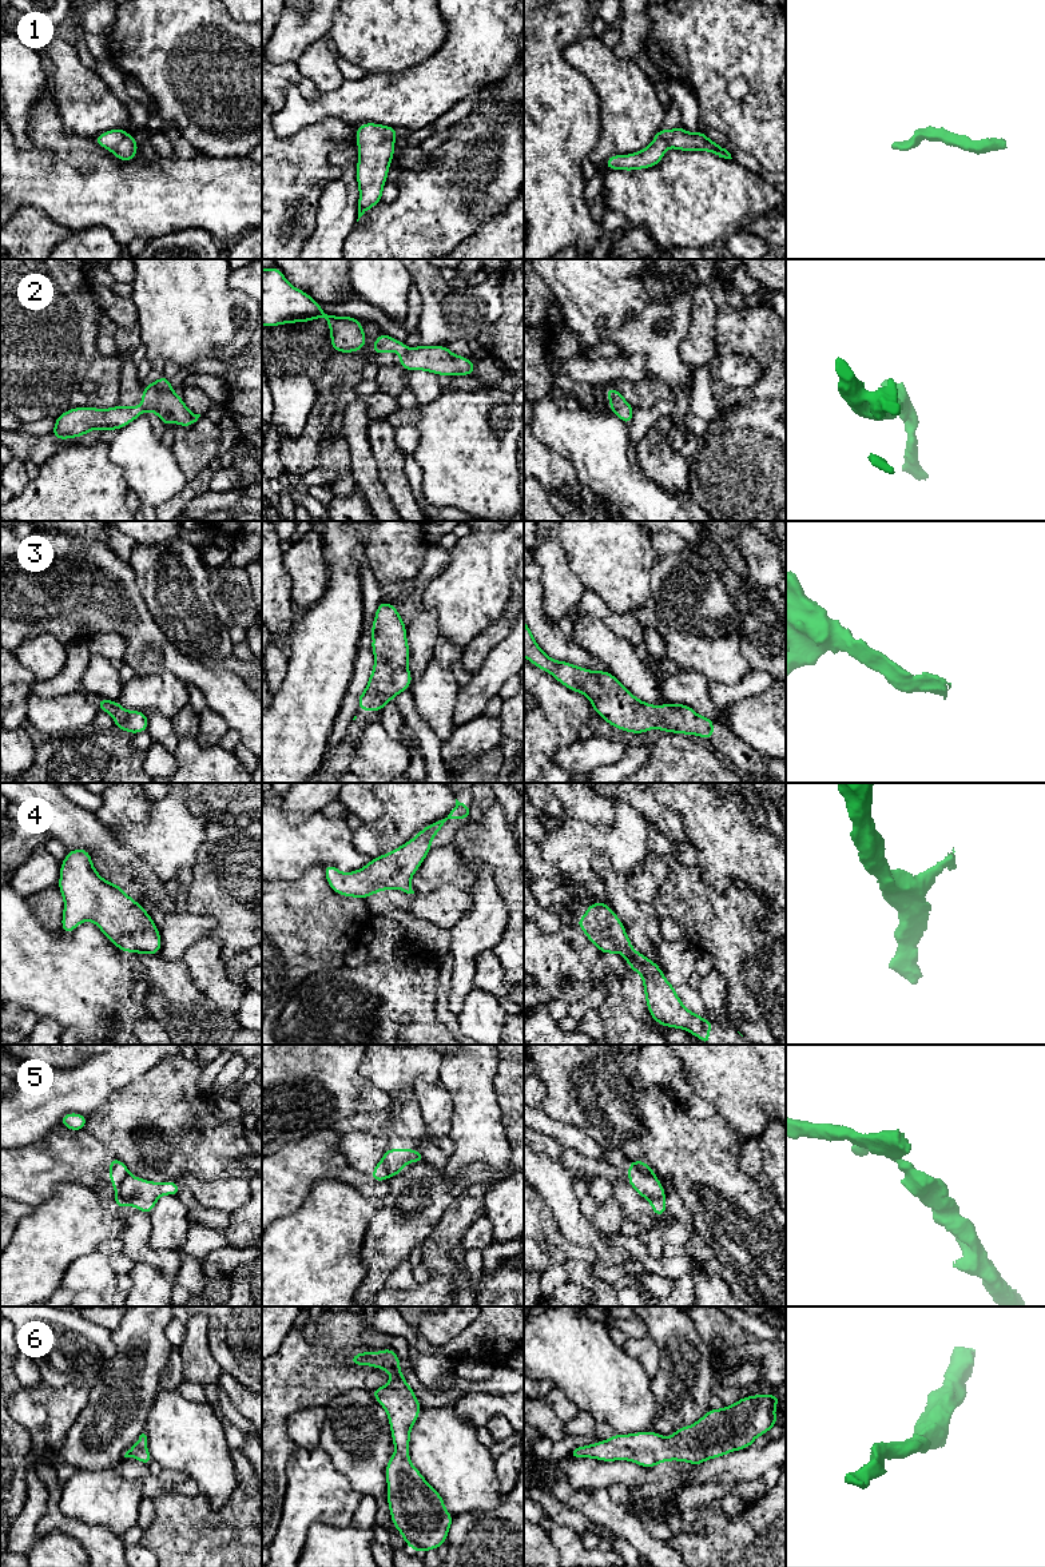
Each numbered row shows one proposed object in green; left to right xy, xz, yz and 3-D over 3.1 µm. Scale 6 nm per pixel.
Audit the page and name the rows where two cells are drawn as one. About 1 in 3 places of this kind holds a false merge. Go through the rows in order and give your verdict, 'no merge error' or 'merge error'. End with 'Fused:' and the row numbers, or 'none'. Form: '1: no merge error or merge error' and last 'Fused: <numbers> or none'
1: no merge error
2: no merge error
3: no merge error
4: no merge error
5: merge error
6: no merge error
Fused: 5

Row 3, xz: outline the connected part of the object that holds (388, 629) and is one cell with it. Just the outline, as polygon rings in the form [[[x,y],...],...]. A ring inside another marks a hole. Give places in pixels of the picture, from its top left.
[[[380,601],[371,624],[371,637],[376,661],[367,687],[358,696],[358,711],[382,712],[385,703],[408,691],[413,679],[408,669],[410,649],[406,627],[396,605]]]

